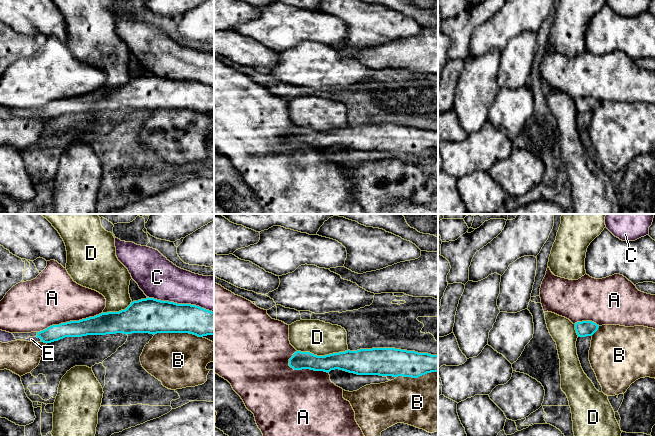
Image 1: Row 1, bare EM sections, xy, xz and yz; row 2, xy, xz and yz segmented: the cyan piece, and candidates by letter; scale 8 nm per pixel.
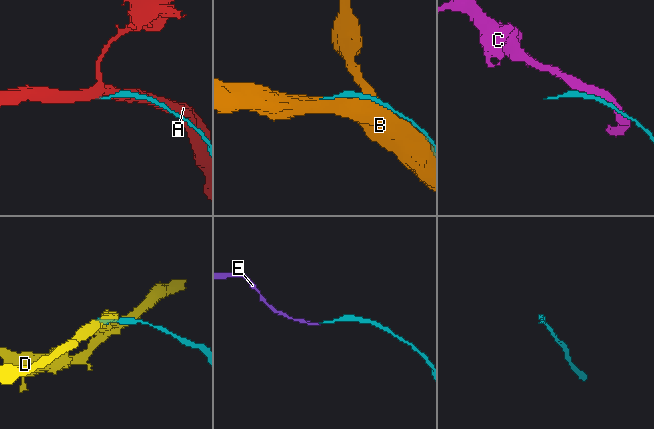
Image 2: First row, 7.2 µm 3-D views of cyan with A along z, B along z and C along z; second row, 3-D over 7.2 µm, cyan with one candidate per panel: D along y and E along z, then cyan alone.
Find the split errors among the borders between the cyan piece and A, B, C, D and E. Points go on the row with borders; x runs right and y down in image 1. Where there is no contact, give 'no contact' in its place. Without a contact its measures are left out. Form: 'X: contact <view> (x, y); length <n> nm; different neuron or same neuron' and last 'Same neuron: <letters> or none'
A: contact xy (70, 321); length 550 nm; different neuron
B: contact xy (178, 332); length 400 nm; different neuron
C: contact xy (181, 304); length 550 nm; different neuron
D: contact xz (322, 356); length 400 nm; different neuron
E: contact xy (39, 337); length 60 nm; same neuron
Same neuron: E

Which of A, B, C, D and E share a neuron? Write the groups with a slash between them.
A / B / C / D / E

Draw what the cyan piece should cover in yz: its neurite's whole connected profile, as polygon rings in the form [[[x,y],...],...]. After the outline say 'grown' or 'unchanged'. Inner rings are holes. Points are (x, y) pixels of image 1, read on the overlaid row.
[[[582,321],[575,323],[575,330],[578,337],[592,336],[599,328],[599,325],[592,321]]] | unchanged

